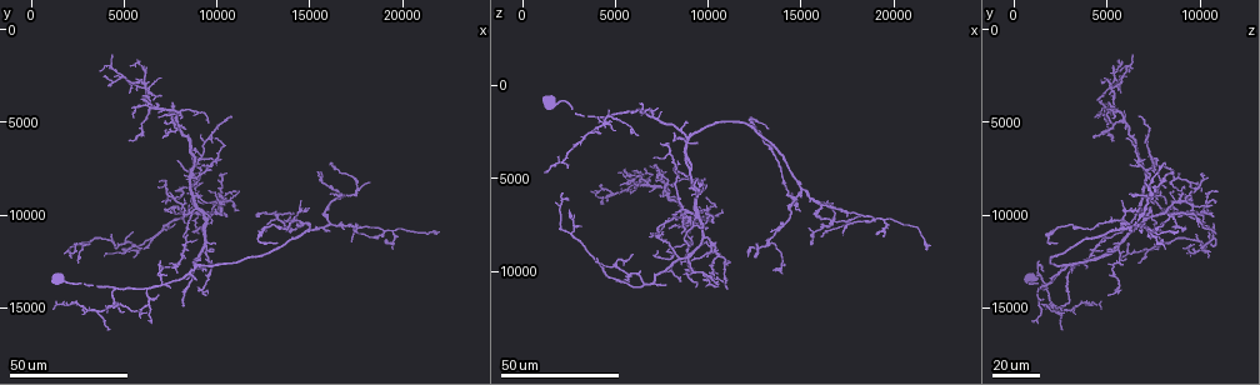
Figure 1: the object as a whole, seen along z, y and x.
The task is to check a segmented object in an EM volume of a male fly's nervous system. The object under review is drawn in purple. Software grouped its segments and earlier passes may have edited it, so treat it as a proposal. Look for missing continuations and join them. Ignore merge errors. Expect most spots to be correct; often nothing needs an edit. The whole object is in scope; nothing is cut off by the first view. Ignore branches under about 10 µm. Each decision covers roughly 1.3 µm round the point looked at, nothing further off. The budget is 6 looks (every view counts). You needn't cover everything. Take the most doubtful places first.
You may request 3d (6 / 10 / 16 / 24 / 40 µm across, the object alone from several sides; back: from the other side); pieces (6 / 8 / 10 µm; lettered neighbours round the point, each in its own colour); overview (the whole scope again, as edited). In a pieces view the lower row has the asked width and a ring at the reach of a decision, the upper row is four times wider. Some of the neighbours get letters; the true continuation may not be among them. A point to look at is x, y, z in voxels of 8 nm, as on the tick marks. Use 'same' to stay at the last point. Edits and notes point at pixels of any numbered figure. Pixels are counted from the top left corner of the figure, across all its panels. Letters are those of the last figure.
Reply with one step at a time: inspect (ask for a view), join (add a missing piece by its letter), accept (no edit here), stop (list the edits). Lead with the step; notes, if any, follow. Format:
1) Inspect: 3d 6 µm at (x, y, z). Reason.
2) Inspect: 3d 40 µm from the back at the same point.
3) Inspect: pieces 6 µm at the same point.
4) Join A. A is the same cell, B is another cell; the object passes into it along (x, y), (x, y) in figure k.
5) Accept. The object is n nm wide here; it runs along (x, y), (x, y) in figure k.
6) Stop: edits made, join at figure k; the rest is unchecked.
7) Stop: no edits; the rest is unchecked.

Inspect: 3d 24 µm at (9600, 5000, 5200). An open end.

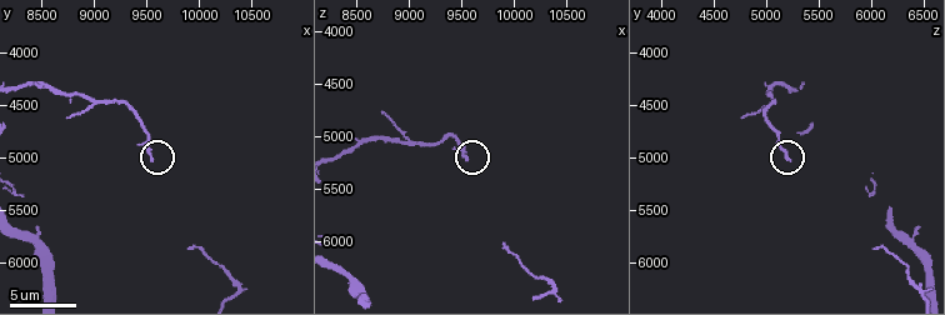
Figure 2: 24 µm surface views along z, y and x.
Inspect: pieces 6 µm at (9580, 5020, 5200).

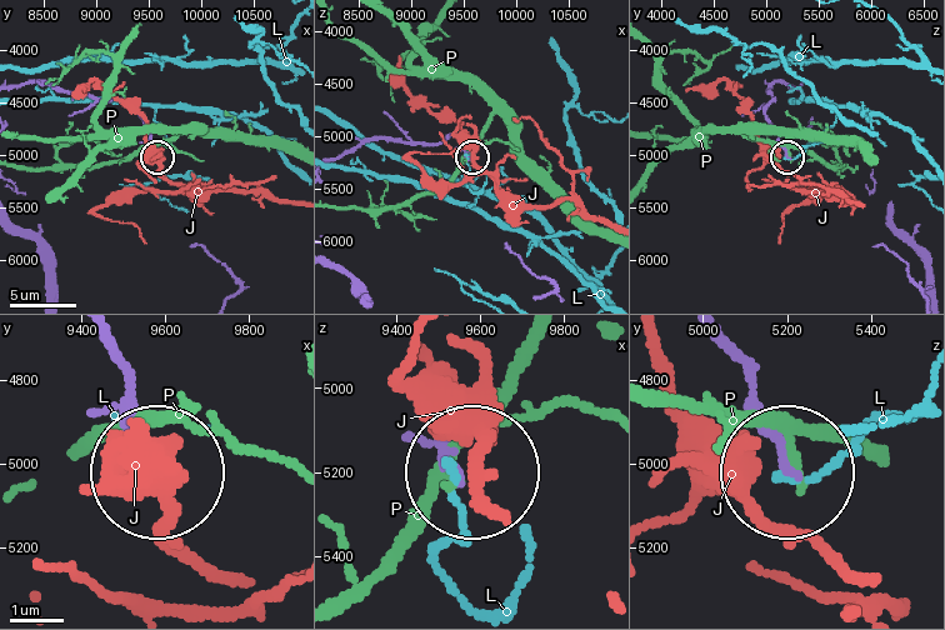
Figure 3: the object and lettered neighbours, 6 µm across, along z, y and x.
Accept. J, L and P are other cells; it runs along (794, 86), (775, 84), (766, 113), (786, 155) in figure 3; none of them fits.

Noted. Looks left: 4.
Inspect: 3d 24 µm at (8200, 14800, 2600). Branch stops here.

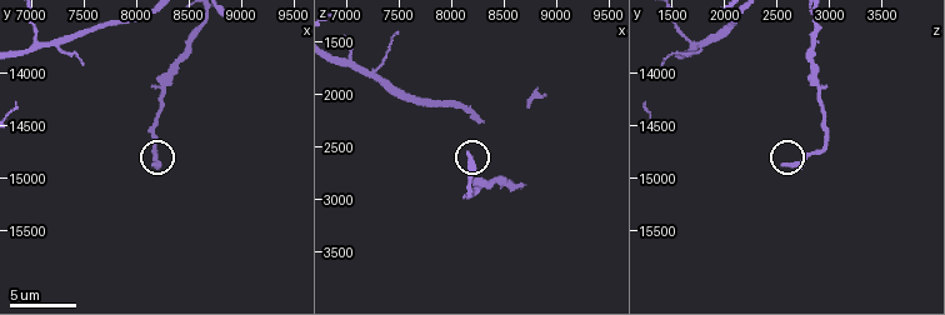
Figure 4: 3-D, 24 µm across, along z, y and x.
Inspect: pieces 6 µm at (8180, 14880, 2540).

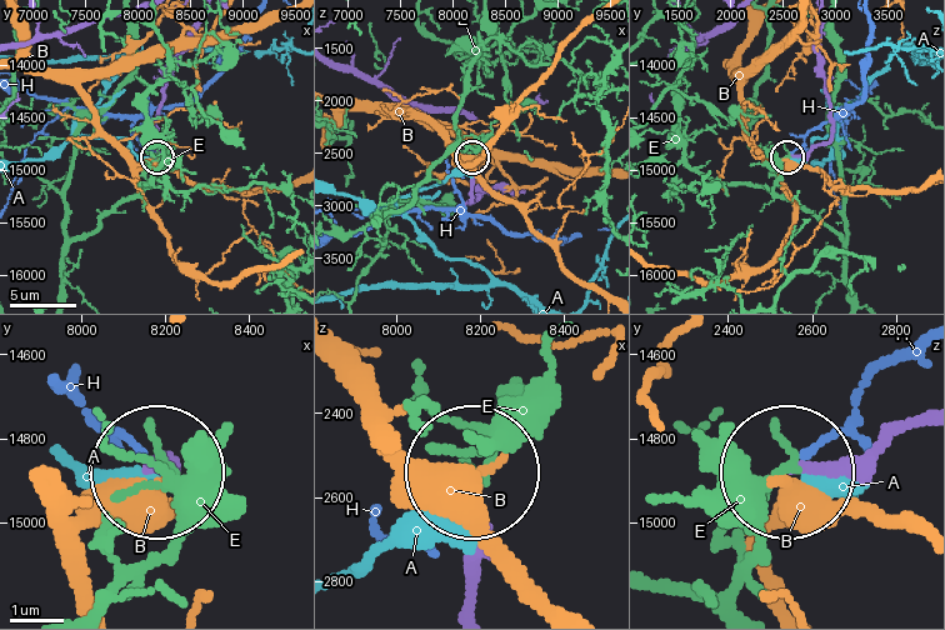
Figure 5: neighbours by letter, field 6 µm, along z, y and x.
Accept. A, B, E and H are other cells; it runs along (919, 414), (865, 450), (789, 468) in figure 5; none of them fits.

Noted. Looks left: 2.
Inspect: 3d 40 µm at (21800, 11000, 8800).

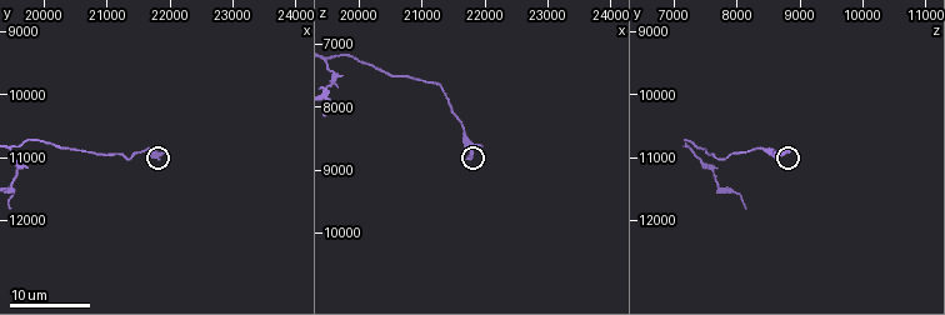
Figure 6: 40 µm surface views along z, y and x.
Inspect: pieces 8 µm at (21750, 10900, 8800).

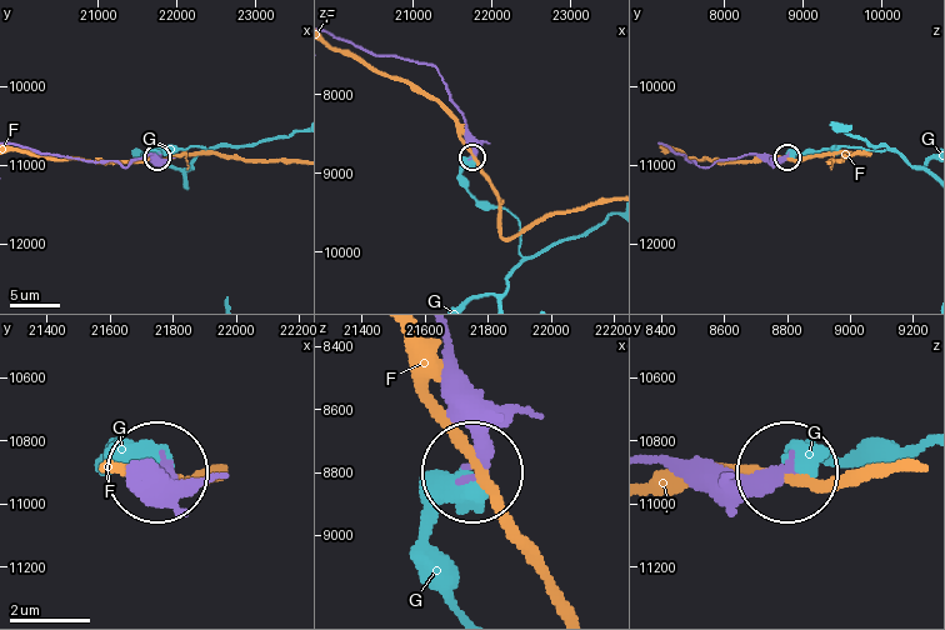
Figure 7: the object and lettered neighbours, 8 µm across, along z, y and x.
Accept. F and G are other cells; it runs along (445, 343), (449, 383), (479, 444), (473, 470) in figure 7; no lettered piece goes on from it.

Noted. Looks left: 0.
Stop: no edits; the rest is unchecked.

